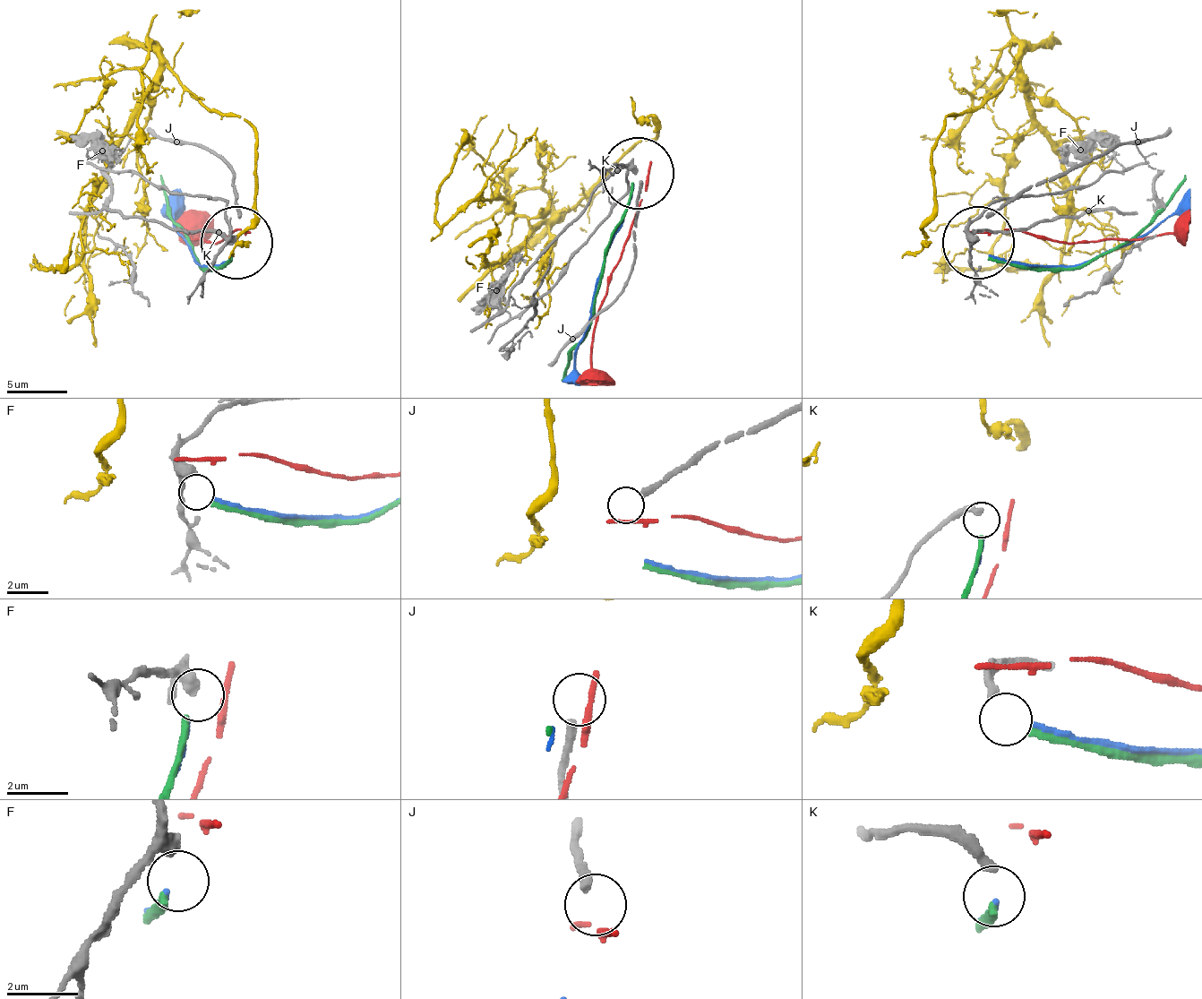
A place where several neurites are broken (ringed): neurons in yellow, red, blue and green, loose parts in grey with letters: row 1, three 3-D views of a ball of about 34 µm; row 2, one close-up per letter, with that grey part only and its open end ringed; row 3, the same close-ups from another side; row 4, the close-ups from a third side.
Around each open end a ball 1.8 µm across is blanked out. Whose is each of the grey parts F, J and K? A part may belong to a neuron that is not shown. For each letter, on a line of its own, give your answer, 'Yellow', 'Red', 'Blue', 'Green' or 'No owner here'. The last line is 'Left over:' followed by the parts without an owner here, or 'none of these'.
F: Blue
J: No owner here
K: Green
Left over: J

